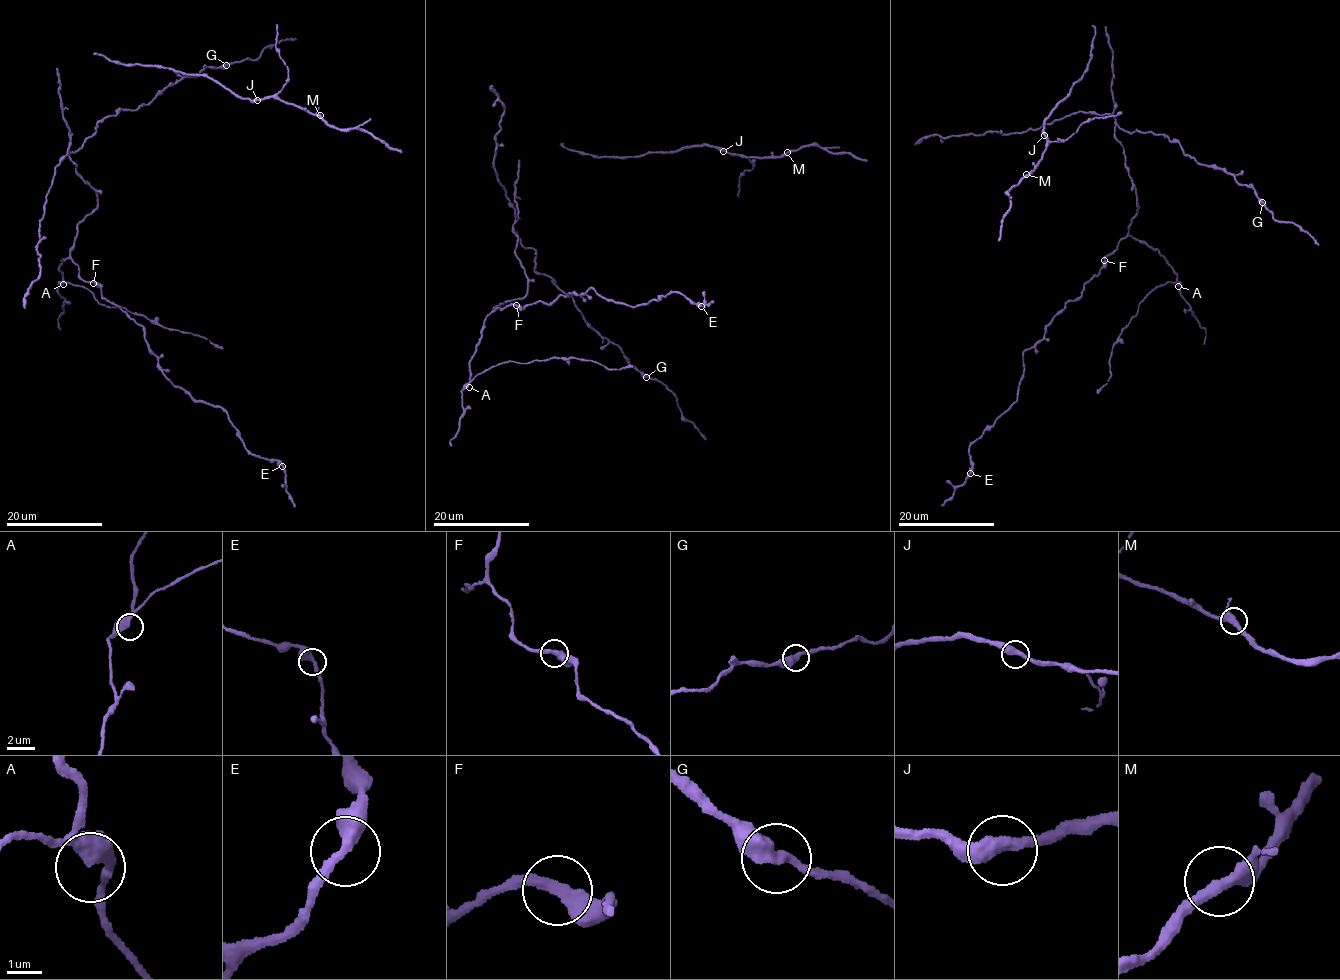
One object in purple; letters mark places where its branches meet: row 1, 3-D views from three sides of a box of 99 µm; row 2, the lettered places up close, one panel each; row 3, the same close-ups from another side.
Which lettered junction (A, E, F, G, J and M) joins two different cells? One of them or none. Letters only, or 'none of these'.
none of these

